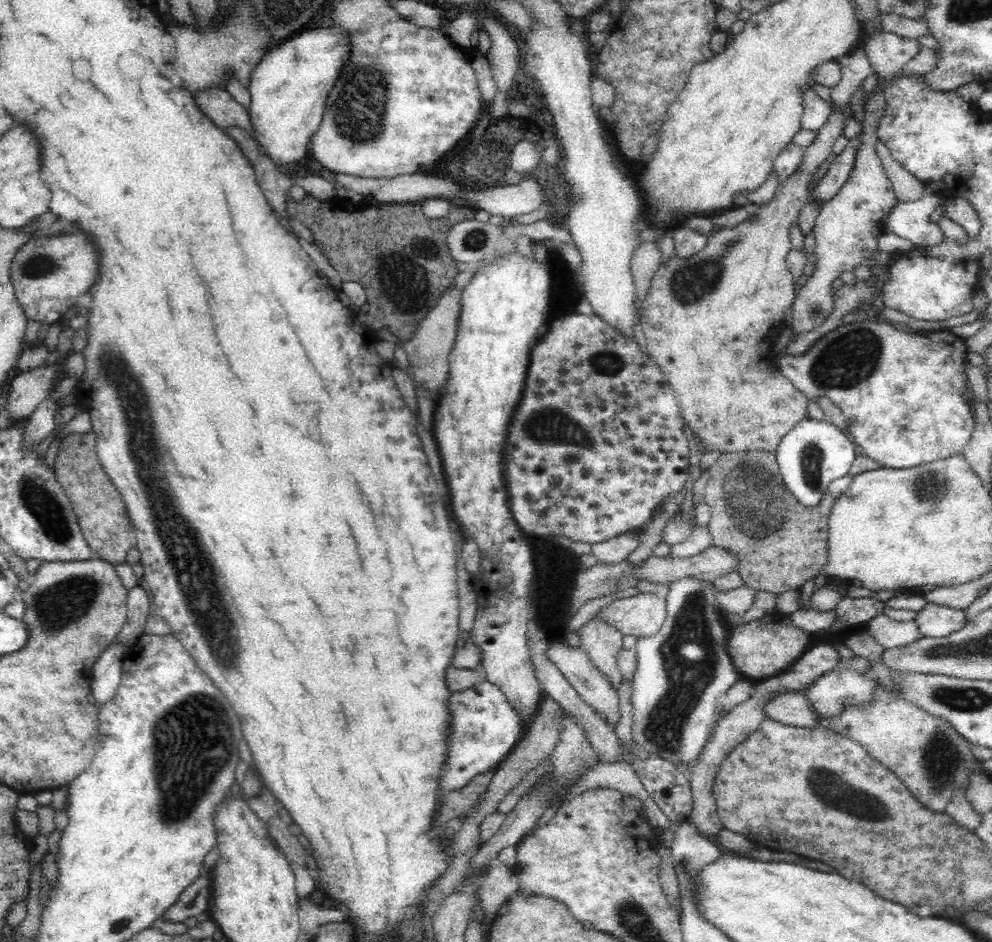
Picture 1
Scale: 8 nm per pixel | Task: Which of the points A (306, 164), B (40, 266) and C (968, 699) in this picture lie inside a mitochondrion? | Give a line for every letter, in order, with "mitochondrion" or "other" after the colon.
A: other
B: mitochondrion
C: mitochondrion

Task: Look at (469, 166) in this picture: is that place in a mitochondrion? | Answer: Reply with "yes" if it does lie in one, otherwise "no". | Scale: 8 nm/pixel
yes

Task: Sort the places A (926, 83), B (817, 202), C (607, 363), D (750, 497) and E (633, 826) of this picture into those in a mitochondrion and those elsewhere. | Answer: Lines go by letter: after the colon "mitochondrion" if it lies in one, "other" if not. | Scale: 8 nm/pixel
A: other
B: other
C: mitochondrion
D: mitochondrion
E: other

